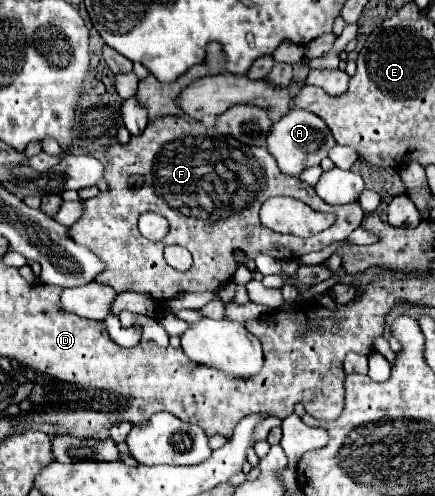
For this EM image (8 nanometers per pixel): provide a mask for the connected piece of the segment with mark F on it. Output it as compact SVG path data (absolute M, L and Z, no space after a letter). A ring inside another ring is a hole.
M175 116L159 118L159 120L151 122L151 124L143 130L141 136L131 138L125 146L121 146L119 142L113 142L111 148L109 148L109 152L107 152L107 158L109 158L109 162L107 162L105 178L107 178L107 184L109 184L109 192L107 192L107 194L99 194L99 196L89 198L89 200L81 200L81 204L83 204L83 216L81 216L73 226L69 226L69 236L71 236L71 240L73 240L75 244L87 246L101 262L105 262L105 272L101 272L101 276L97 276L95 282L103 282L103 284L111 286L115 292L127 292L127 290L129 290L129 292L137 292L137 294L151 296L153 300L159 300L159 302L167 302L167 300L171 300L171 298L173 298L175 294L179 294L179 292L219 290L225 282L229 282L229 280L233 278L233 274L235 274L235 270L237 270L237 264L235 264L235 260L233 260L233 252L235 252L235 250L243 250L249 258L255 258L257 254L269 254L269 256L273 256L273 258L277 258L277 260L297 260L297 258L303 256L303 254L319 252L319 250L323 250L323 248L327 248L327 246L331 246L331 244L335 244L335 242L341 242L343 238L347 238L347 236L351 234L351 204L345 204L345 206L329 206L329 204L325 204L325 202L317 196L317 192L313 192L313 188L307 186L301 178L285 176L285 174L277 168L275 158L273 158L265 148L255 148L255 146L239 144L239 142L233 140L231 136L223 136L223 134L219 134L219 132L213 132L213 130L205 128L205 126L203 126L201 122L197 122L197 120L175 118ZM271 196L293 196L293 198L297 198L297 200L303 200L303 202L307 202L307 204L309 204L313 210L317 210L317 212L335 214L335 222L333 222L333 226L327 230L327 234L321 234L321 242L311 242L309 238L297 238L297 236L293 236L293 234L279 234L279 232L273 232L273 230L265 228L265 226L259 222L259 208L261 208L261 204L263 204L267 198L271 198ZM145 212L157 212L157 214L161 214L163 218L169 220L169 234L167 234L161 242L143 240L143 236L139 234L139 230L137 230L137 220L139 220L139 216L145 214ZM167 244L177 244L177 246L187 248L187 250L193 254L195 264L193 264L187 272L179 272L179 270L171 268L171 266L165 262L165 258L163 258L163 248L165 248Z

